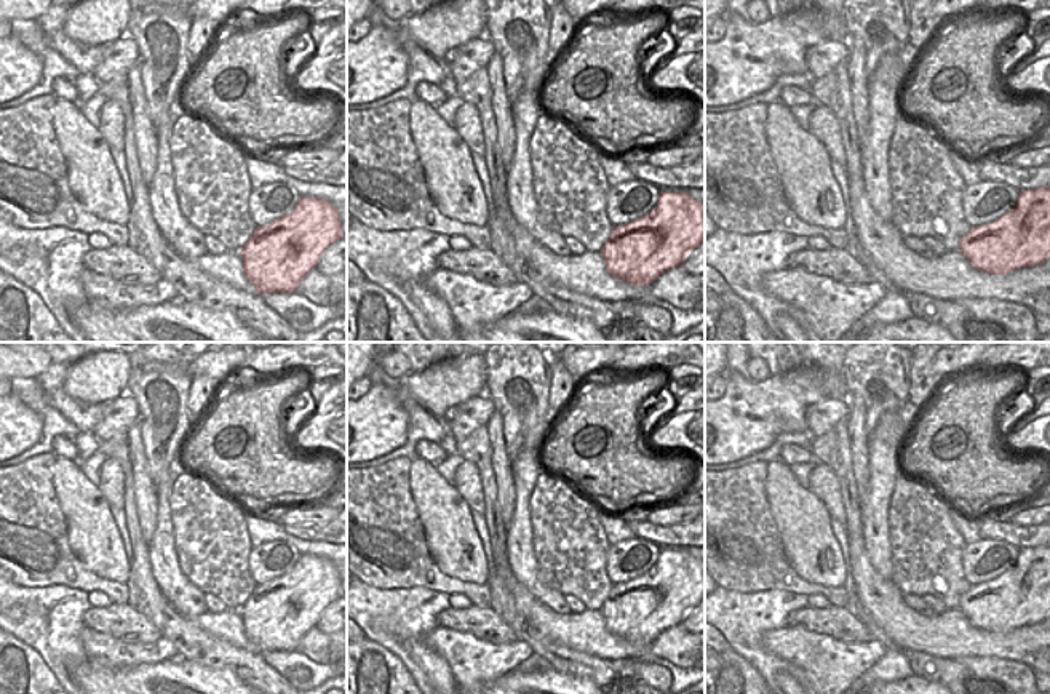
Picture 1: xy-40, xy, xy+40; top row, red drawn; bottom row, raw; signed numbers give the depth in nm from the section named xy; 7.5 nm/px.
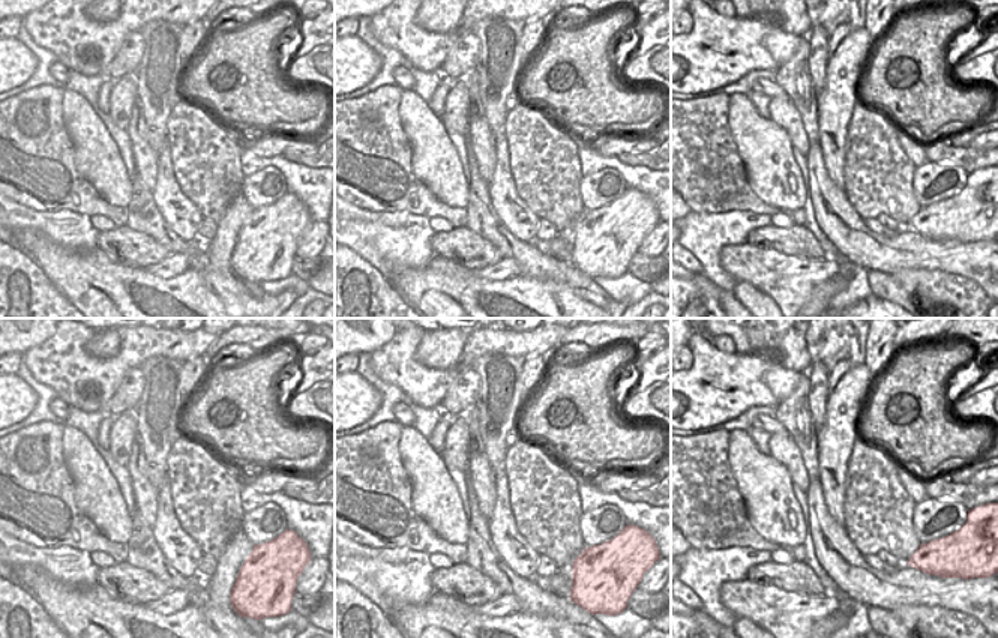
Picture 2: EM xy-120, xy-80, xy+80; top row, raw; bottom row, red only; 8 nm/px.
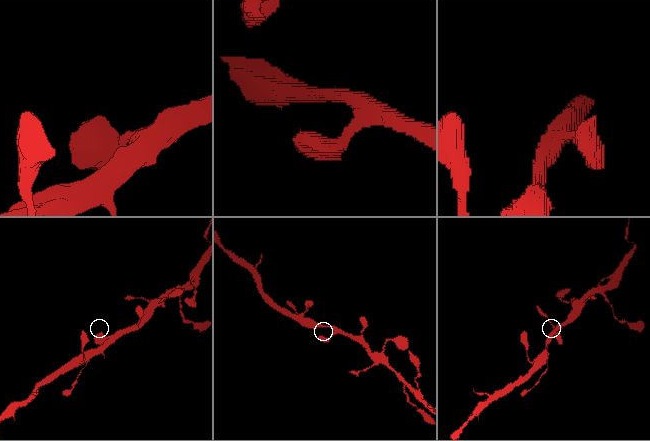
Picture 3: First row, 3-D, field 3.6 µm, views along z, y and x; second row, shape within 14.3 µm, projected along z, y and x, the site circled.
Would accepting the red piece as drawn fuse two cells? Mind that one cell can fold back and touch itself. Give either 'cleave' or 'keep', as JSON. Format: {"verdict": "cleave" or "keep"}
{"verdict": "keep"}

